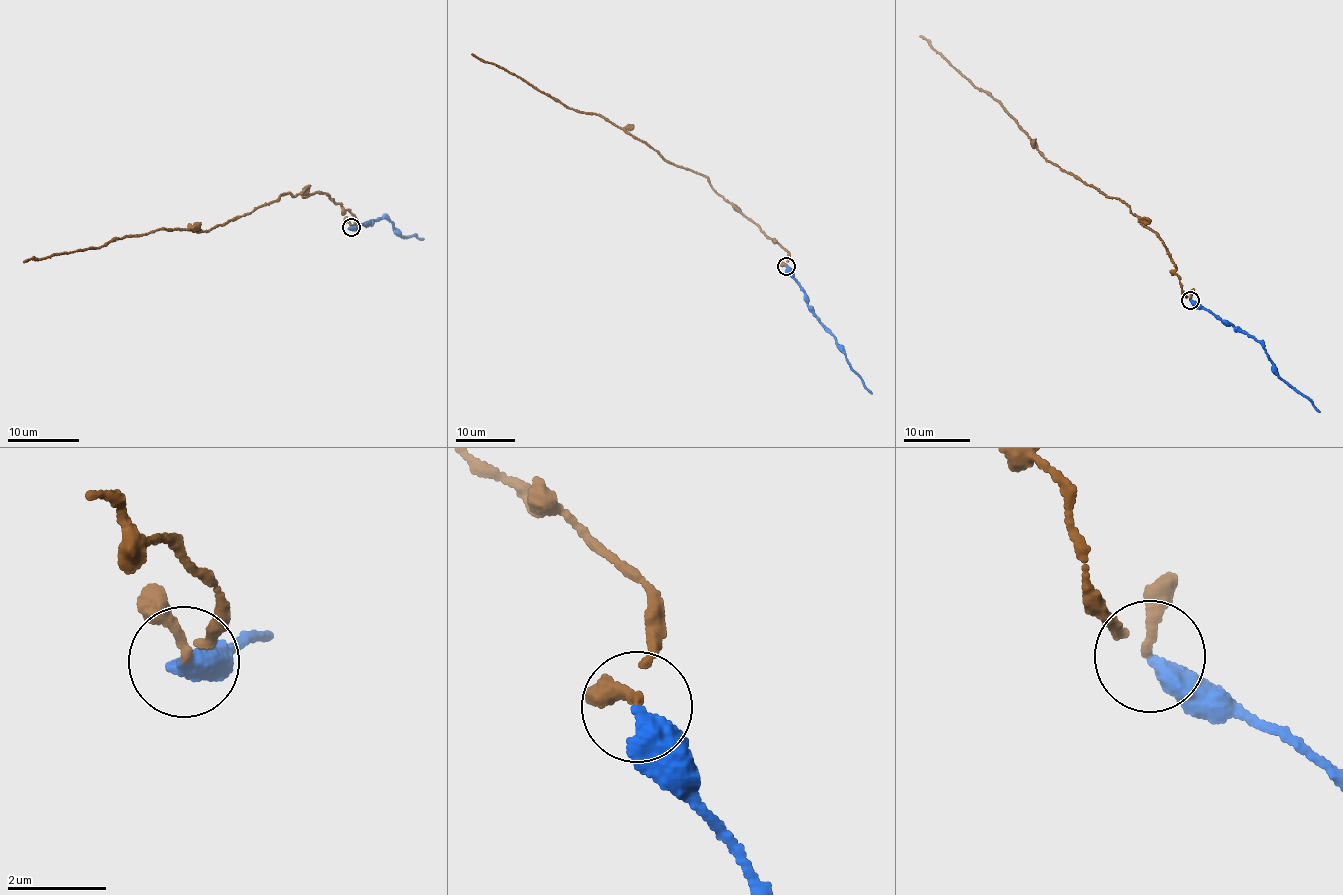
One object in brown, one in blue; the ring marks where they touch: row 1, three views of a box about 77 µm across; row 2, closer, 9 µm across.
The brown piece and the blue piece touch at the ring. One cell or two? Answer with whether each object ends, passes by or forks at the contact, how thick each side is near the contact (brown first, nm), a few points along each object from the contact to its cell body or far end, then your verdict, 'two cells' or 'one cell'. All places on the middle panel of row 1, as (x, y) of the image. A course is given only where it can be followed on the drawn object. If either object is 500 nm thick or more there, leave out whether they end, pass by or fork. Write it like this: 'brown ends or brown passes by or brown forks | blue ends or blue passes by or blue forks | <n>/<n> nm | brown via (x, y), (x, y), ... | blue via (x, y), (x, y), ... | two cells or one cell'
brown passes by | blue ends | 130/460 nm | brown via (787, 266), (788, 251), (725, 201), (709, 180), (671, 164), (603, 116), (568, 108), (515, 75), (471, 53) | blue via (787, 266), (805, 294), (810, 309), (835, 338), (851, 369), (871, 393) | one cell

